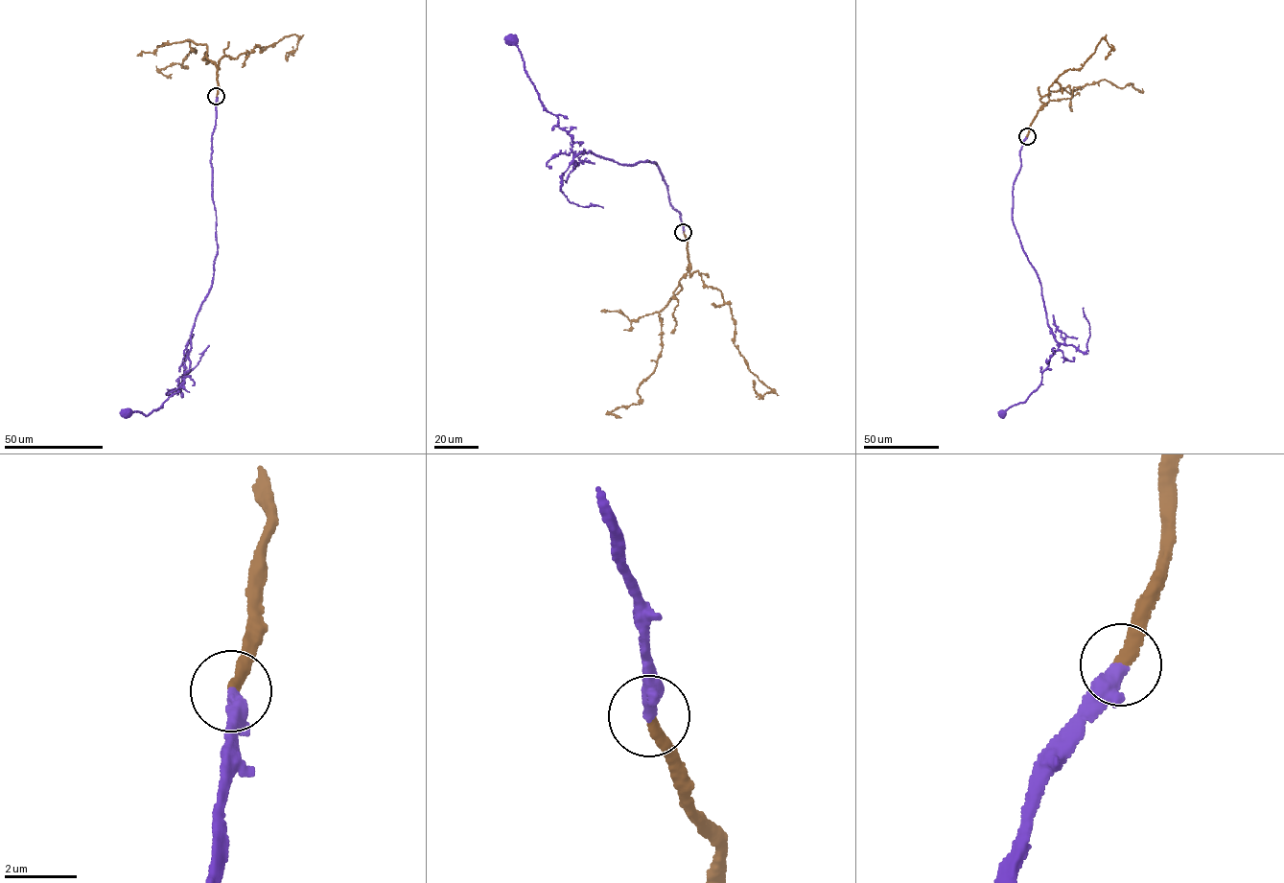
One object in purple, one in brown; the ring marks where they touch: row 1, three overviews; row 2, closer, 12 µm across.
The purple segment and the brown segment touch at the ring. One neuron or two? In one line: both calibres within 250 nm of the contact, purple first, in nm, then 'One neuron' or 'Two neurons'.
Thickness 380 nm (purple) against 280 nm. One neuron

